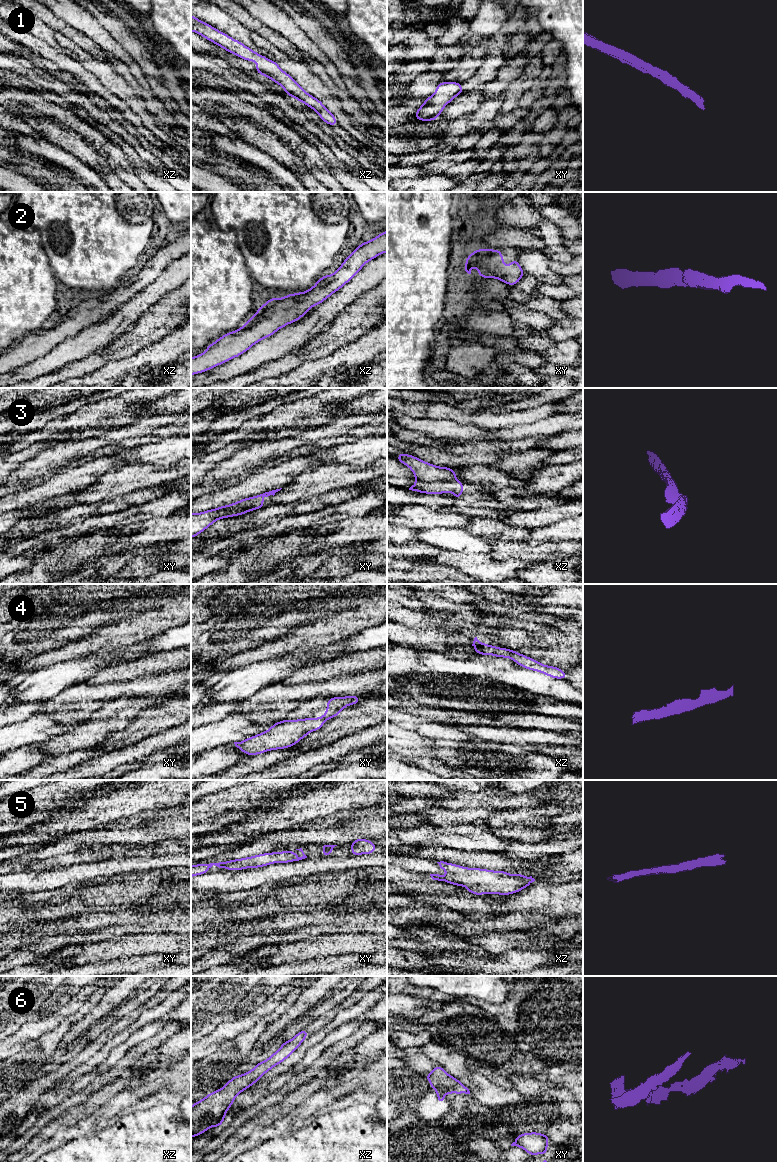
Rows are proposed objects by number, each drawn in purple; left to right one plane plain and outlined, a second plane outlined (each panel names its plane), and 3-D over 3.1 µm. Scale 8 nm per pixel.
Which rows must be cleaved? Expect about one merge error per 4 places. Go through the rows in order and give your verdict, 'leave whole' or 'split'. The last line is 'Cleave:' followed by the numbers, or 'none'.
1: leave whole
2: leave whole
3: split
4: leave whole
5: leave whole
6: leave whole
Cleave: 3

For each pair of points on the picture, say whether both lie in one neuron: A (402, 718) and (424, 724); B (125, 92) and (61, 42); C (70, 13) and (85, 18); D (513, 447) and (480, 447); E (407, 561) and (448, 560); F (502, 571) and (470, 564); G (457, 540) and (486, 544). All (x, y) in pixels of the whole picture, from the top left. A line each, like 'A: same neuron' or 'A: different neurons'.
A: same neuron
B: same neuron
C: same neuron
D: same neuron
E: same neuron
F: same neuron
G: same neuron

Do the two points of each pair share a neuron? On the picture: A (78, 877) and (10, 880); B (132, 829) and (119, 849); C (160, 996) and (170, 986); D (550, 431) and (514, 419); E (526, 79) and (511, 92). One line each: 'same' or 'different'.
A: same
B: different
C: same
D: different
E: same

